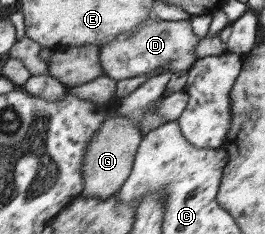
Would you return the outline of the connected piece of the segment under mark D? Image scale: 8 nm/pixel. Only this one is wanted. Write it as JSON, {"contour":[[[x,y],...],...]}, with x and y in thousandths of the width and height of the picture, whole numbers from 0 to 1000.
{"contour":[[[555,73],[547,94],[506,128],[396,171],[377,209],[381,295],[396,325],[434,350],[540,325],[592,295],[600,316],[623,303],[709,303],[743,256],[728,209],[751,184],[751,167],[758,162],[728,137],[717,81],[645,90]]]}

